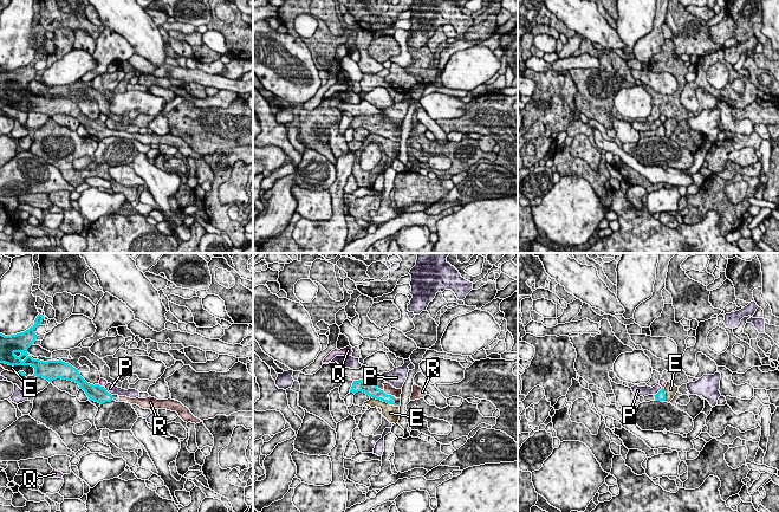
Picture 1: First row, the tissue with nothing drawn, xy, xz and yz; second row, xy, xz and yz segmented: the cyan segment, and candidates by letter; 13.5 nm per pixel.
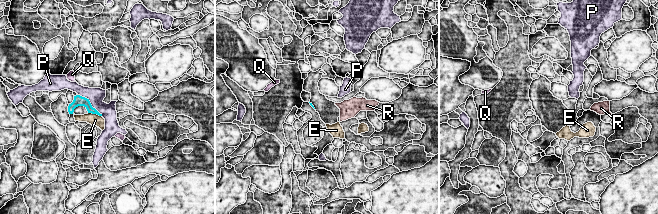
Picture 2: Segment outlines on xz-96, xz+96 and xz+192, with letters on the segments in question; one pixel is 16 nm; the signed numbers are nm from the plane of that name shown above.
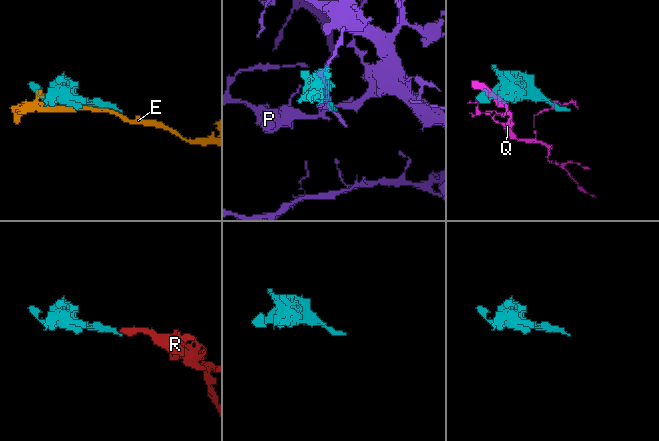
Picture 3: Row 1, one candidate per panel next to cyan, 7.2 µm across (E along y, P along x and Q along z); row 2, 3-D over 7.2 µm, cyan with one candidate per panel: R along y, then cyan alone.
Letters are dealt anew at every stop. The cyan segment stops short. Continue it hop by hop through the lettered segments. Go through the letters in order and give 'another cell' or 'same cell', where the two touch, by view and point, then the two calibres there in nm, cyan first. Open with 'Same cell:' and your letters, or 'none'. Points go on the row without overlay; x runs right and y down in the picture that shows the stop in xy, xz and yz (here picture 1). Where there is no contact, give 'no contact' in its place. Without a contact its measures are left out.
Same cell: R
E: another cell; meets cyan in xz at (380, 134); 200 nm thick on the cyan side, 200 nm on the other
P: another cell; meets cyan in xy at (106, 127); 240 nm thick on the cyan side, 130 nm on the other
Q: another cell; meets cyan in xy at (102, 122); 240 nm thick on the cyan side, 100 nm on the other
R: same cell; meets cyan in xz at (388, 130); 170 nm thick on the cyan side, 140 nm on the other

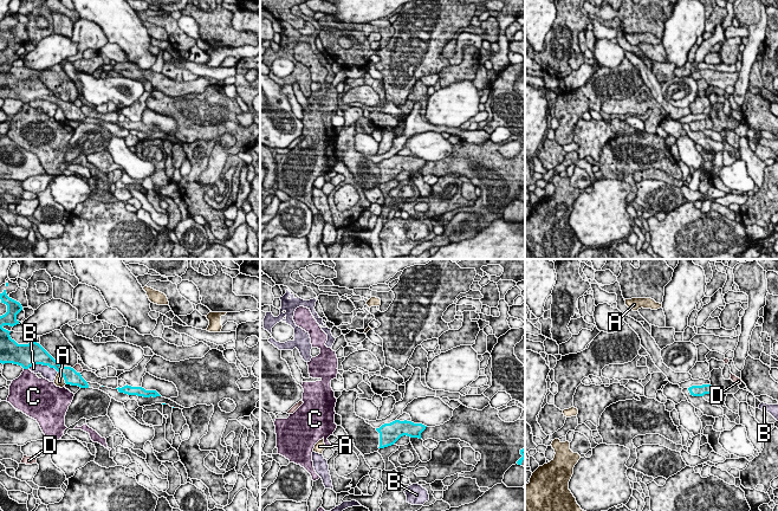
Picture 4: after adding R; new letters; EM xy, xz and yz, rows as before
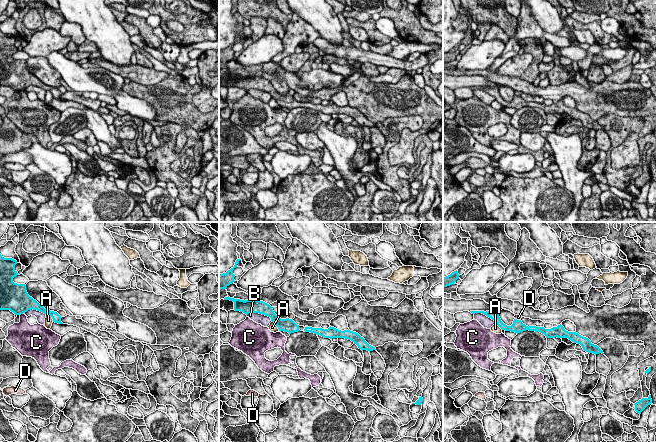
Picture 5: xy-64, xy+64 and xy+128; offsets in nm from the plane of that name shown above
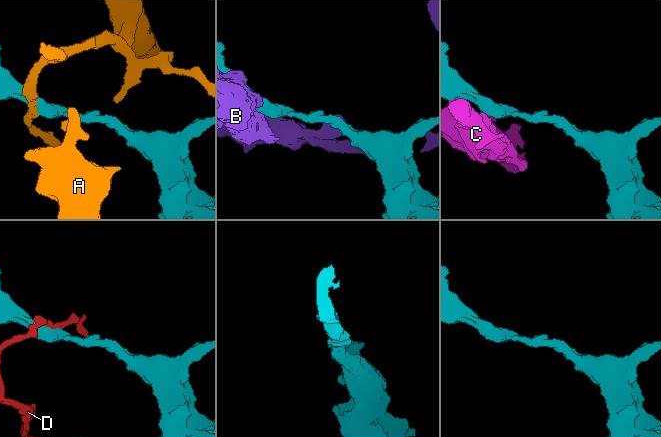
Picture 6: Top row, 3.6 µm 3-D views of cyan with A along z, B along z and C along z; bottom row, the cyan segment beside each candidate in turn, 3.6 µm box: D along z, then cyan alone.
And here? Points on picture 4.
Same cell: none
A: another cell; meets cyan in xy at (63, 111); 200 nm thick on the cyan side, 140 nm on the other
B: another cell; meets cyan in xy at (43, 99); 320 nm thick on the cyan side, 170 nm on the other
C: another cell; meets cyan in xy at (26, 103); 320 nm thick on the cyan side, 360 nm on the other
D: another cell; meets cyan in xy at (75, 105); 200 nm thick on the cyan side, 100 nm on the other

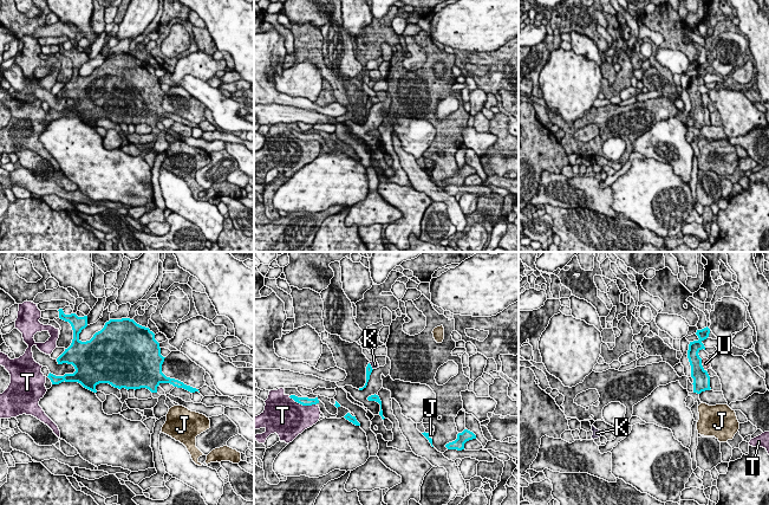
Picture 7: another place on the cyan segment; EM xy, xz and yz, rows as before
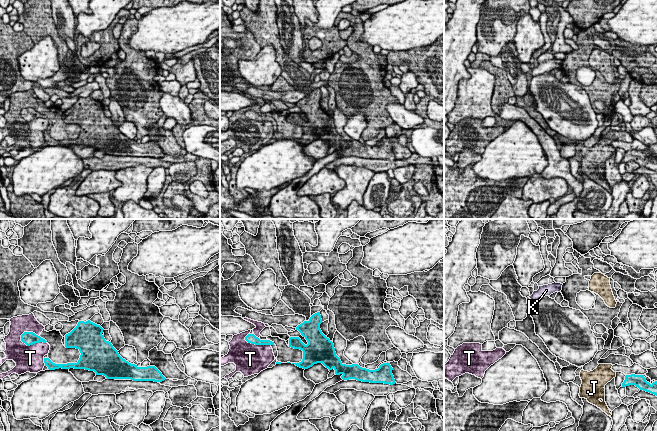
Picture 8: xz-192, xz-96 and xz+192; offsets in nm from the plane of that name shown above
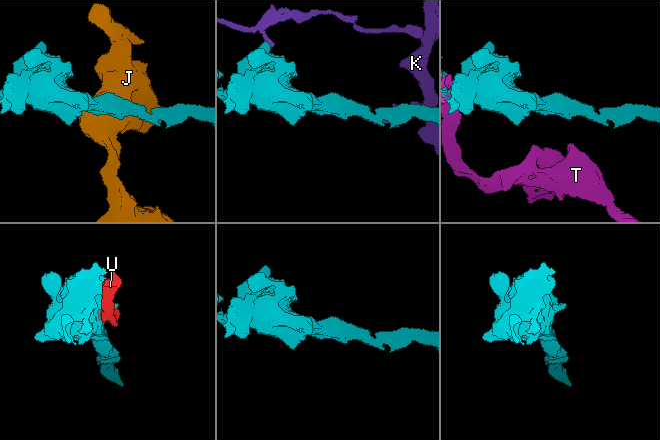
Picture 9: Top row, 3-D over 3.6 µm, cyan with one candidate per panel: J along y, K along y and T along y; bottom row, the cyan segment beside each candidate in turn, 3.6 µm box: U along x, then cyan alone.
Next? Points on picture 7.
Same cell: none
J: another cell; meets cyan in xz at (428, 170); 60 nm thick on the cyan side, 60 nm on the other
K: another cell; meets cyan in xz at (370, 101); 100 nm thick on the cyan side, 100 nm on the other
T: another cell; meets cyan in xz at (302, 140); 130 nm thick on the cyan side, 480 nm on the other
U: another cell; meets cyan in yz at (703, 103); 220 nm thick on the cyan side, 100 nm on the other

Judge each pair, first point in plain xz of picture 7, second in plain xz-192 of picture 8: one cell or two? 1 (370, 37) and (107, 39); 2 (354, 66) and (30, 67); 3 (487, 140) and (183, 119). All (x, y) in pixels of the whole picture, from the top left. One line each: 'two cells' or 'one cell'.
1: one cell
2: two cells
3: one cell

